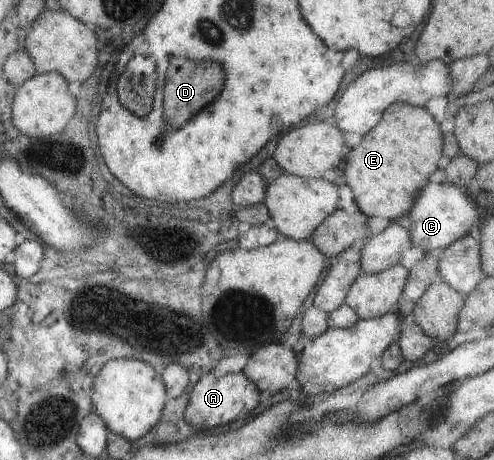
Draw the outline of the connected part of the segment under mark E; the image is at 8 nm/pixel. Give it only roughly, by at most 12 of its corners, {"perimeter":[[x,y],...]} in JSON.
{"perimeter":[[393,103],[343,156],[366,217],[413,207],[453,134]]}

